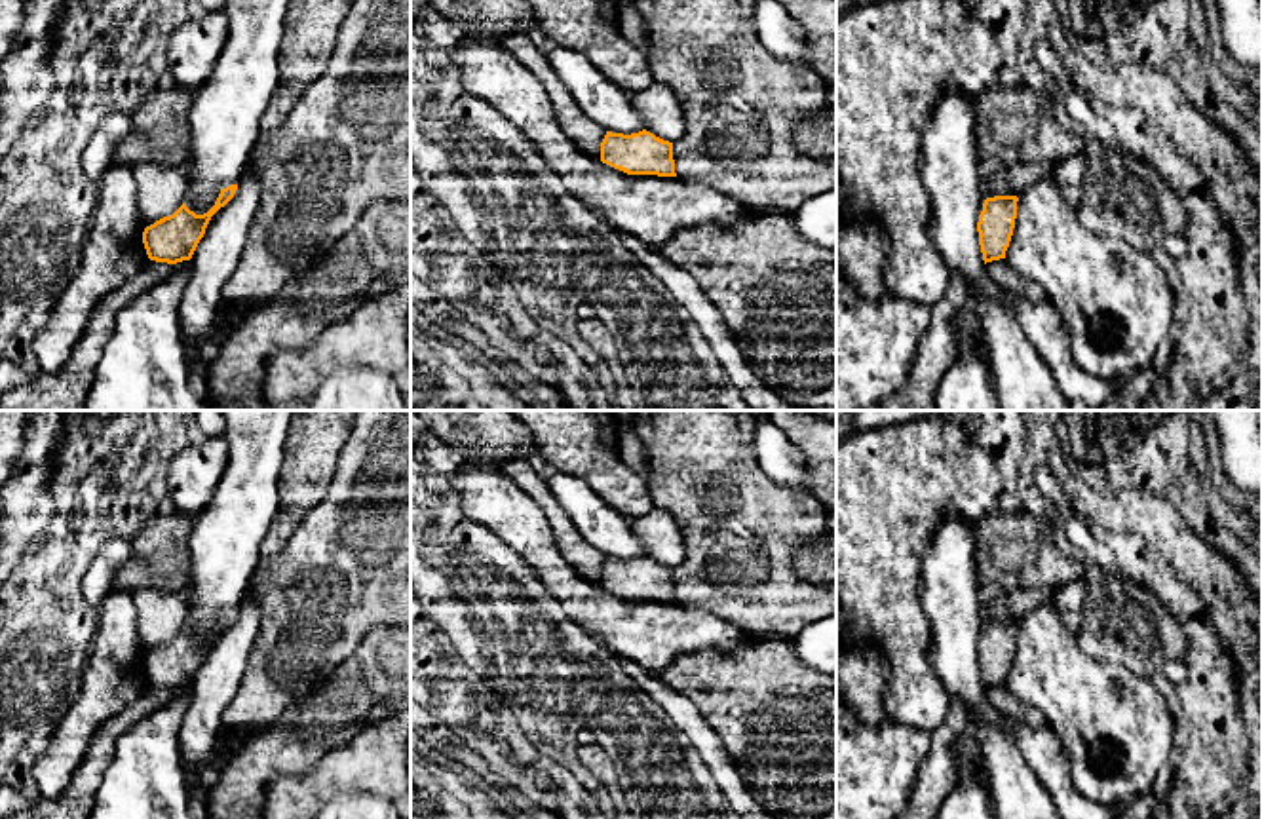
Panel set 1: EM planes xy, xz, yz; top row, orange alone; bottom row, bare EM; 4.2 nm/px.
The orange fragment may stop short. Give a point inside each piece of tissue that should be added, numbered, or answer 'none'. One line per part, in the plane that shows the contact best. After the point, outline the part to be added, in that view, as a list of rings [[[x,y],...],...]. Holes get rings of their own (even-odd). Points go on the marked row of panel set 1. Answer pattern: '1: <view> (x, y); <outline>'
none

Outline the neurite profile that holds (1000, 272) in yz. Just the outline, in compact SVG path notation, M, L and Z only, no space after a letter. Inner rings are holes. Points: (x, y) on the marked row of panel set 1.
M1005 258L992 260L985 264L988 277L1005 293L1023 296L1030 302L1049 300L1045 291L1034 281L1019 276Z

